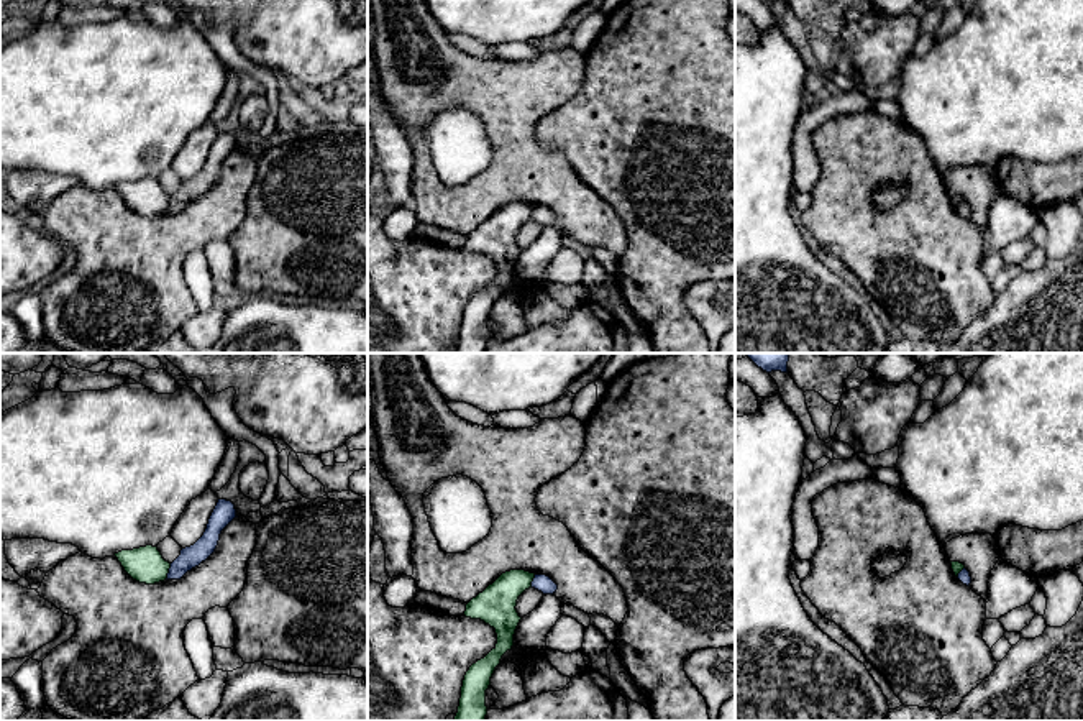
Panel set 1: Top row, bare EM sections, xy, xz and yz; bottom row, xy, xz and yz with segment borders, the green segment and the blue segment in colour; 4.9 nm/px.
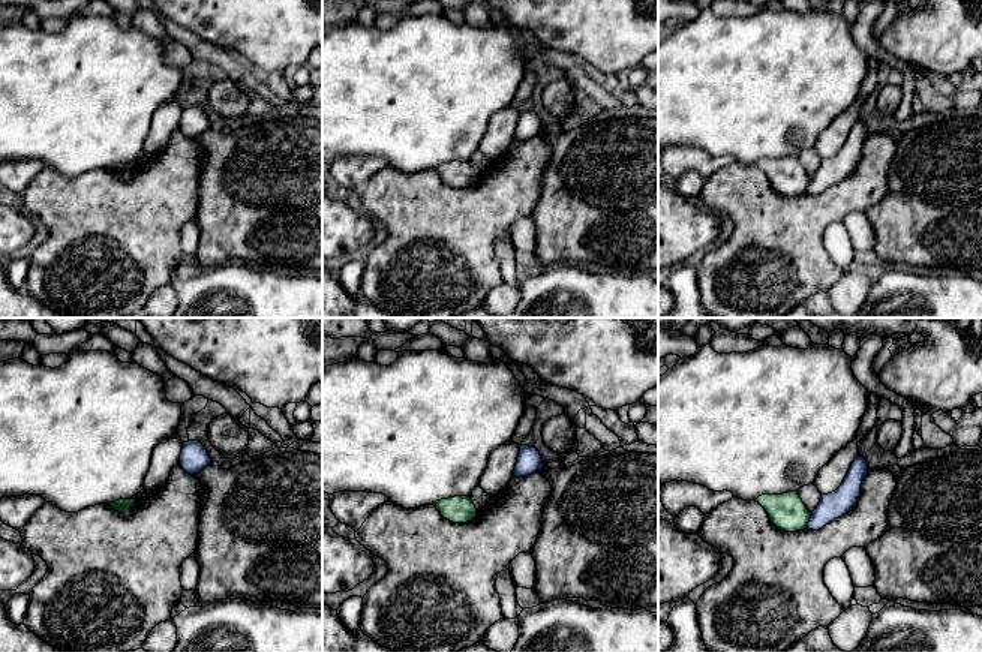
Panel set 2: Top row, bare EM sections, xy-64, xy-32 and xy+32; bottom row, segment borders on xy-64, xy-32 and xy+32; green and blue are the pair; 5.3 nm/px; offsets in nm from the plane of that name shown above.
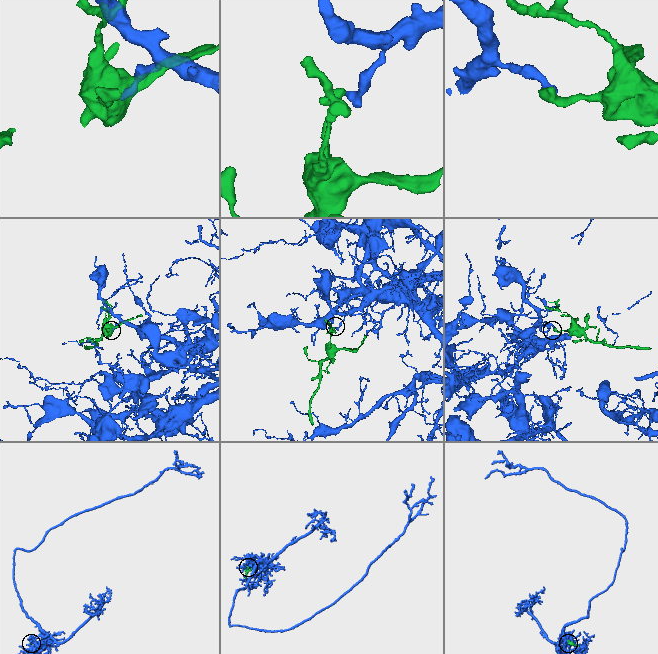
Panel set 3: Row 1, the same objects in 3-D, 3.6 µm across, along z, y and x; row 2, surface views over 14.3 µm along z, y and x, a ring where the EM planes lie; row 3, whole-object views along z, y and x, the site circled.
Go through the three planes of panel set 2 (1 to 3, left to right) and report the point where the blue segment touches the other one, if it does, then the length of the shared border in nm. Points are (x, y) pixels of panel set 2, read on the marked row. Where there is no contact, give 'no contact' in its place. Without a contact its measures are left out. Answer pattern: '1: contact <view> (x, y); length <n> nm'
1: no contact
2: no contact
3: contact xy+32 (808, 520); length 80 nm

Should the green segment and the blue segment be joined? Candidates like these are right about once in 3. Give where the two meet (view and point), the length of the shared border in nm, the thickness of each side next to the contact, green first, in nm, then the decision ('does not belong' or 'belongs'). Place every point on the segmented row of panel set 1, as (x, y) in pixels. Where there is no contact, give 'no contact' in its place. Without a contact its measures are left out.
xy (168, 572) | 90 nm | 180/110 nm | does not belong

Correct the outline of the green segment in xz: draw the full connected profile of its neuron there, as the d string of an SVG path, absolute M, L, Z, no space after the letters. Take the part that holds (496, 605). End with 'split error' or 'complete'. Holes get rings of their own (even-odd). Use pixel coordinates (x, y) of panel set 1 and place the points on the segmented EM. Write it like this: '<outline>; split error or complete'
M525 570L505 572L466 604L464 616L481 619L494 627L497 644L466 672L455 721L486 719L486 690L502 655L514 645L514 634L522 619L515 609L517 599L525 590L532 588L533 578L535 573Z; complete

